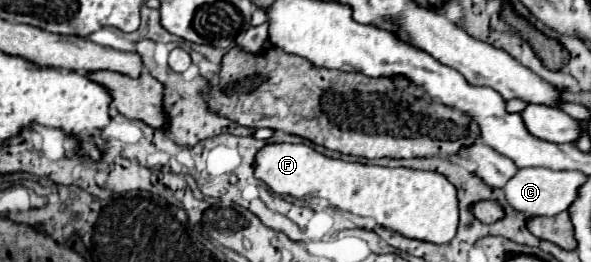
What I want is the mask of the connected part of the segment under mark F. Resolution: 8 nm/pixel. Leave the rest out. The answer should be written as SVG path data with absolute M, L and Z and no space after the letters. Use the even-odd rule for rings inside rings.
M269 143L257 151L255 177L279 195L291 195L295 199L303 199L307 195L327 199L333 207L361 217L371 217L379 225L385 225L409 239L449 243L457 233L457 189L443 175L433 171L363 165L325 157L303 143Z

